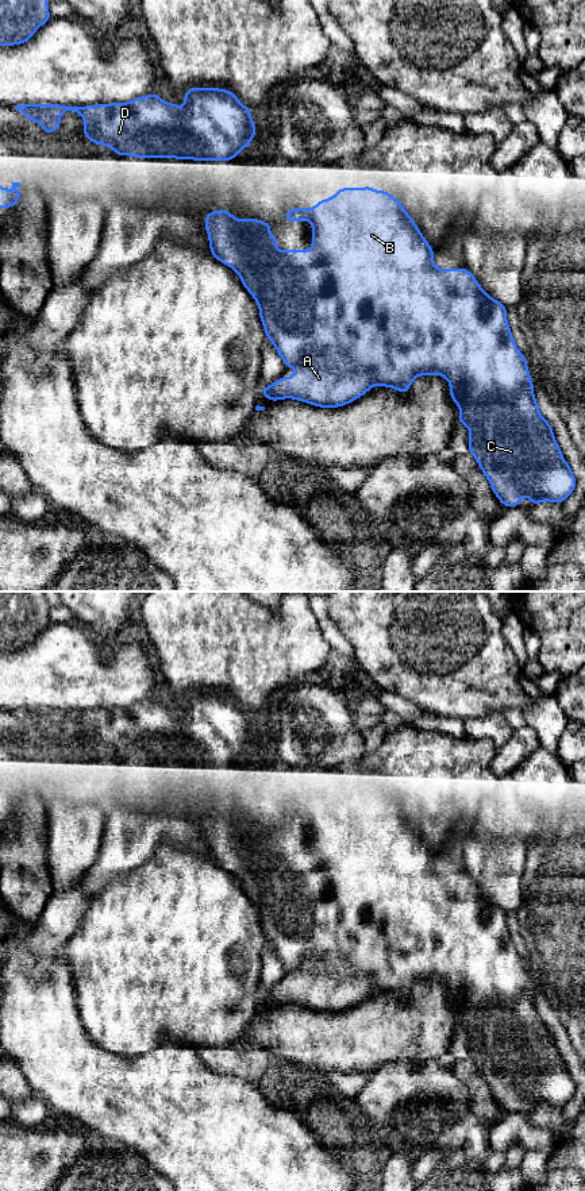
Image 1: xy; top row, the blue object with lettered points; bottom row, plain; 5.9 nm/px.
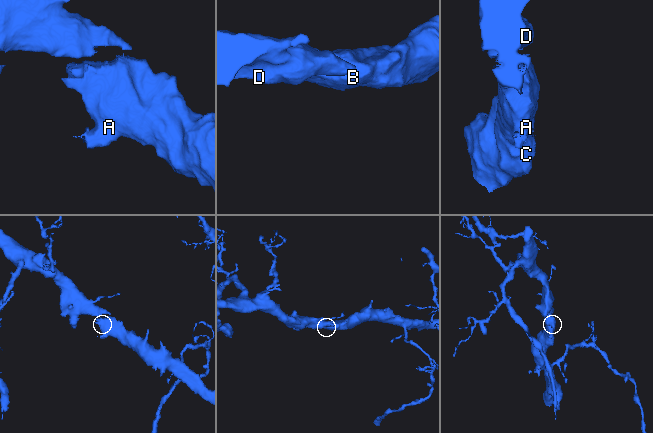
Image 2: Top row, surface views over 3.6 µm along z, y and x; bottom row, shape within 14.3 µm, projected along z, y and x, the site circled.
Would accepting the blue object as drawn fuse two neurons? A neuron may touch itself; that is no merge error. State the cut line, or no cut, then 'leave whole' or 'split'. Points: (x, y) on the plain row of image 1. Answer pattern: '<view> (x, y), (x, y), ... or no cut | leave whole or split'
xy (293, 971), (330, 956), (337, 974), (365, 976), (372, 990) | split

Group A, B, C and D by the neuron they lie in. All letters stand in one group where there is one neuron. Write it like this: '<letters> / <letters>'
A / B C D

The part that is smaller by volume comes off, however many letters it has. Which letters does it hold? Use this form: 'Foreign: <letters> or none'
Foreign: A

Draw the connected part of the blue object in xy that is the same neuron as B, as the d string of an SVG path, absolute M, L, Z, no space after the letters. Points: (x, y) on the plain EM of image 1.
M370 790L365 793L340 793L336 799L322 806L315 812L295 812L285 818L284 826L309 825L312 830L311 855L276 855L278 844L270 837L270 828L258 824L240 825L226 814L212 816L205 820L204 830L208 839L209 856L212 862L226 871L231 872L239 880L242 890L255 905L259 914L259 924L263 930L266 944L269 944L288 974L303 968L311 959L320 960L332 957L335 974L343 976L367 978L372 991L385 991L407 998L413 984L420 980L442 980L450 990L450 1002L459 1011L458 1028L469 1033L469 1059L474 1061L481 1076L490 1088L490 1092L499 1106L507 1111L520 1111L520 1102L530 1103L532 1110L542 1106L562 1109L573 1099L577 1086L566 1064L562 1063L562 1055L555 1045L550 1028L540 1020L538 1006L534 1001L534 988L531 986L527 963L519 956L507 925L507 911L490 902L478 889L476 882L466 874L439 874L434 870L434 853L428 849L419 832L415 829L403 809L386 795L376 795Z

